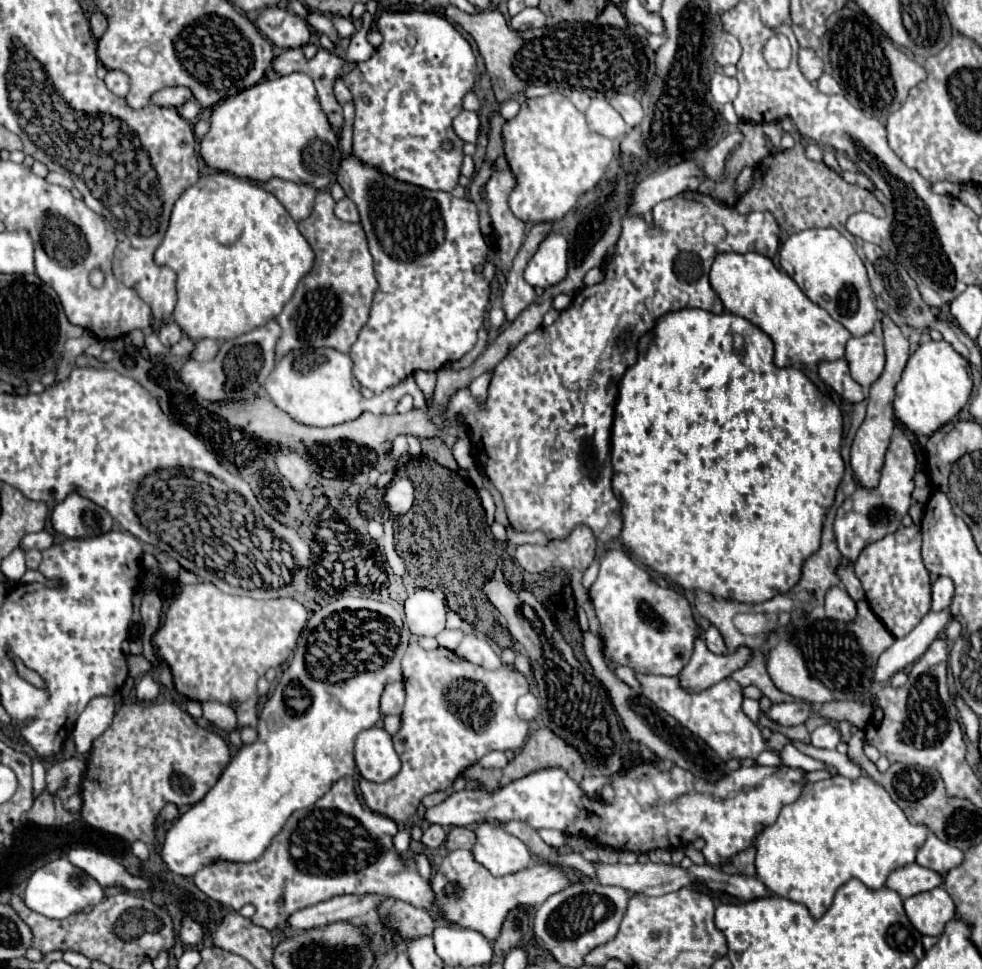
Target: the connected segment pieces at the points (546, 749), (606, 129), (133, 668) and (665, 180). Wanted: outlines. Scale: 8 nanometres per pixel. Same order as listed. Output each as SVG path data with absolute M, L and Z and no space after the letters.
M538 728L530 734L522 752L518 752L516 758L512 758L502 770L500 786L544 768L562 768L576 784L582 782L586 770L584 760L576 754L576 750L572 750L572 746L560 742L560 738L556 738L556 734L548 728Z
M604 98L592 100L590 108L586 110L586 122L592 132L598 132L612 140L620 140L630 130L622 116Z
M128 656L128 664L130 664L130 674L134 676L142 676L152 670L152 664L144 656Z
M682 162L680 166L672 166L668 170L650 174L634 188L626 216L638 214L646 222L650 222L652 208L658 202L674 198L676 194L682 194L686 190L698 190L702 180L704 180L704 176L702 176L698 164L694 164L694 162Z

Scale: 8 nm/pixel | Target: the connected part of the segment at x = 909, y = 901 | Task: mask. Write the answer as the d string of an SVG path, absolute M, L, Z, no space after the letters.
M942 886L906 898L904 910L912 926L926 936L940 936L944 932L946 922L956 916L954 902Z

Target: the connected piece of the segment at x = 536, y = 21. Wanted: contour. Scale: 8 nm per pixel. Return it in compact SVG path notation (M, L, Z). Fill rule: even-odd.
M524 8L520 14L512 16L512 30L530 30L530 28L542 28L546 24L544 14L538 8Z

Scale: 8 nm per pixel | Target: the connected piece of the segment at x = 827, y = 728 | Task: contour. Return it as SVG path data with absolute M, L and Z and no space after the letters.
M826 722L822 726L818 726L814 732L812 732L812 746L816 748L826 748L826 750L834 750L840 742L840 734L836 730L834 724Z

